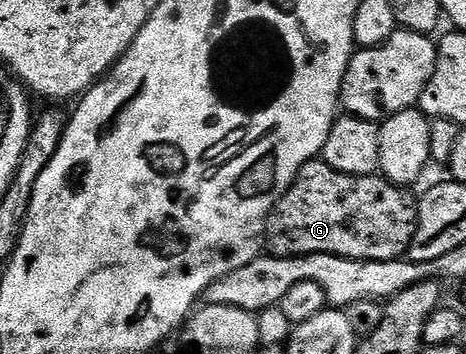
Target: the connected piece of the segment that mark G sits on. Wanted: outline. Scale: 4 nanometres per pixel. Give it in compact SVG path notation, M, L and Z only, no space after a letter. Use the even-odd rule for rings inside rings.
M315 158L310 163L304 163L299 169L297 178L285 190L283 196L273 209L273 214L269 217L269 226L267 228L267 247L269 247L274 256L282 259L290 259L292 255L338 255L344 259L366 259L367 261L391 261L392 259L400 259L408 252L411 241L415 237L415 229L417 228L417 204L416 198L409 196L410 192L404 187L397 187L394 183L390 183L388 179L380 174L371 175L348 175L347 173L339 173L335 169L331 169L331 165L327 165L320 158Z

